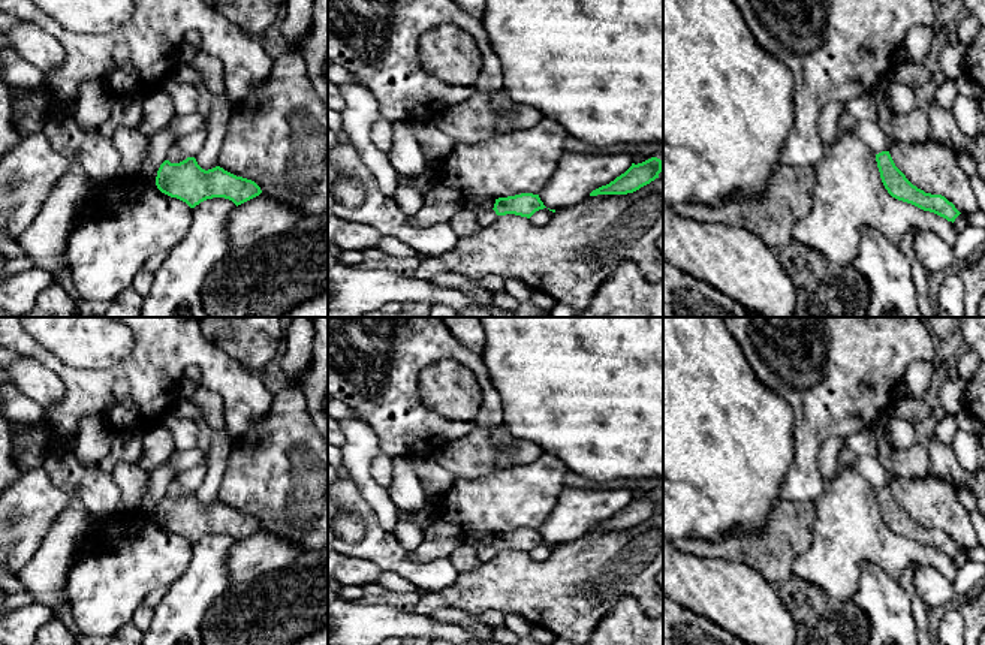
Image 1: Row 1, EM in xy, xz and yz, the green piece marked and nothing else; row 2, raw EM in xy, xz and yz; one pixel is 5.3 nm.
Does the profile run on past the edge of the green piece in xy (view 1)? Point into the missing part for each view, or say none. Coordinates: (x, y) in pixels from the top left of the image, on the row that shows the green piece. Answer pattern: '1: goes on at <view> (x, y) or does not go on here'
1: does not go on here

